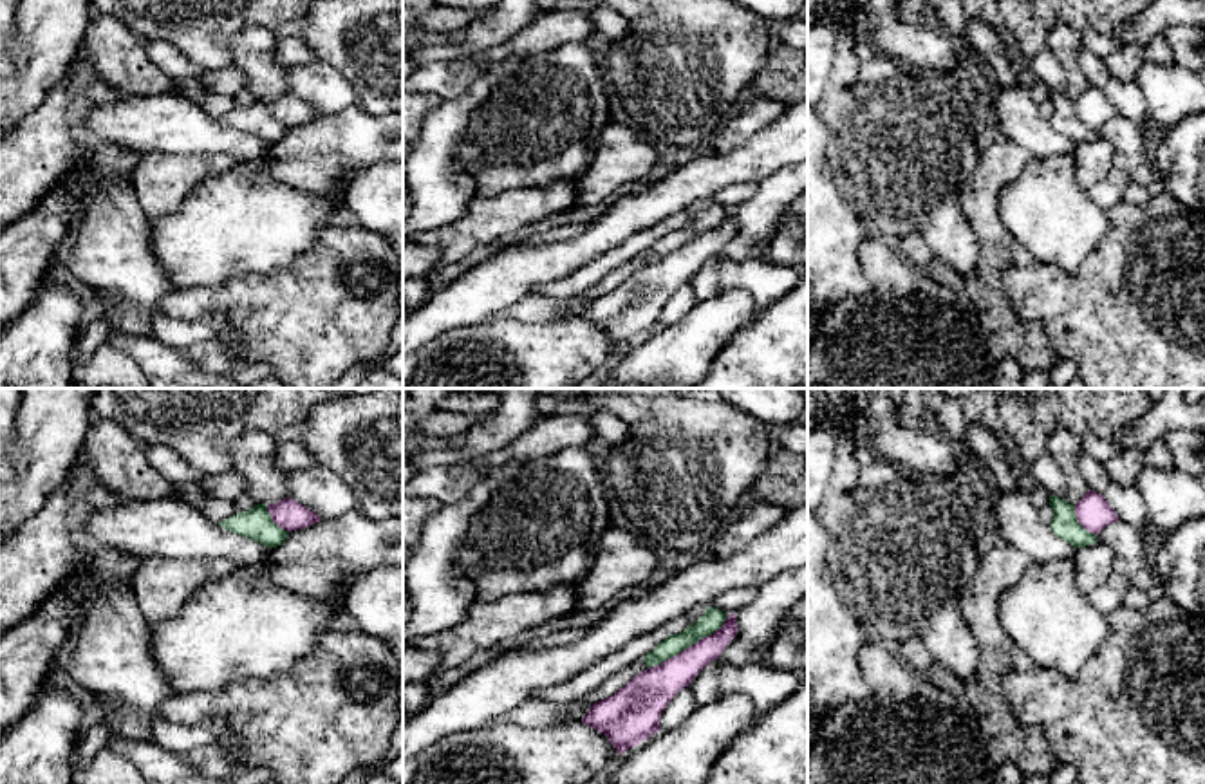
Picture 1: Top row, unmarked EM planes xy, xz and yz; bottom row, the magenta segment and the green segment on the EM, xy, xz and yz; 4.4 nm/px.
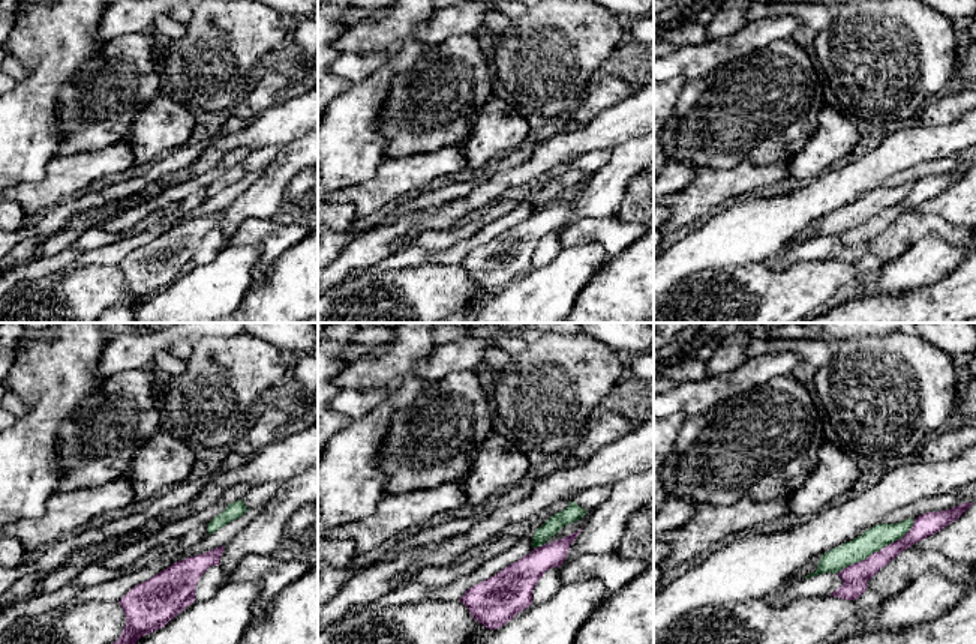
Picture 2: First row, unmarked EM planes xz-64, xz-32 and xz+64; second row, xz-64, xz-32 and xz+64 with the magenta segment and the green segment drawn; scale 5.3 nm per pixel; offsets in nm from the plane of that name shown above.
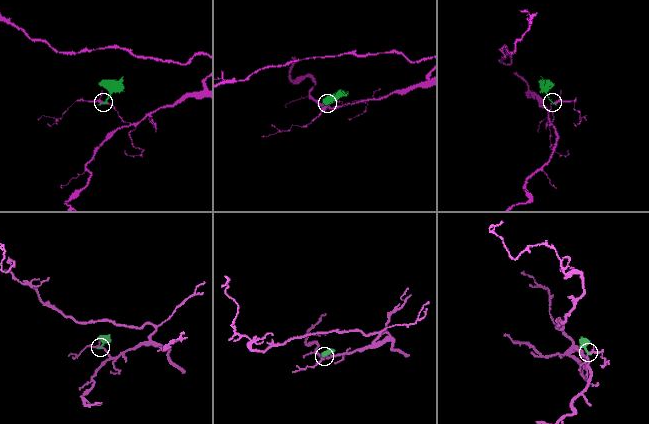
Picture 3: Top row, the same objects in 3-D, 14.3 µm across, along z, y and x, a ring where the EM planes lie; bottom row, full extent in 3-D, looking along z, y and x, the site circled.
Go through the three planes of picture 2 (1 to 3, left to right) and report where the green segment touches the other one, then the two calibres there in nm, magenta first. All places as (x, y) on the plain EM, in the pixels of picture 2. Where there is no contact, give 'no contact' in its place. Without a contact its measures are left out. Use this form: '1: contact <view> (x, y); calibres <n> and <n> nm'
1: no contact
2: contact xz-32 (541, 209); calibres 200 and 90 nm
3: contact xz+64 (877, 215); calibres 140 and 130 nm

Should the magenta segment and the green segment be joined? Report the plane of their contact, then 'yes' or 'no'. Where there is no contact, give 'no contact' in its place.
xz | no

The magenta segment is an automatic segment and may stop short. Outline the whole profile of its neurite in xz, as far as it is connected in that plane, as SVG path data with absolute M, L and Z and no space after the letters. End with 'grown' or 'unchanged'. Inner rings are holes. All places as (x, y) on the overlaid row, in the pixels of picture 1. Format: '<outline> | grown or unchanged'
M728 614L714 634L638 674L614 695L594 703L582 723L603 733L618 753L638 746L659 732L659 717L667 705L721 656L737 630L735 614Z | unchanged

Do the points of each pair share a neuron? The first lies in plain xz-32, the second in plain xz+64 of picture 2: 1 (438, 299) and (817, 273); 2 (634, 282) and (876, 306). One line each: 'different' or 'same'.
1: same
2: same

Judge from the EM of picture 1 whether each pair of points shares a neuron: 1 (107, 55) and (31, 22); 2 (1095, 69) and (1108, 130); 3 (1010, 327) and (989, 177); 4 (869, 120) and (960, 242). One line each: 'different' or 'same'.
1: different
2: different
3: same
4: same

